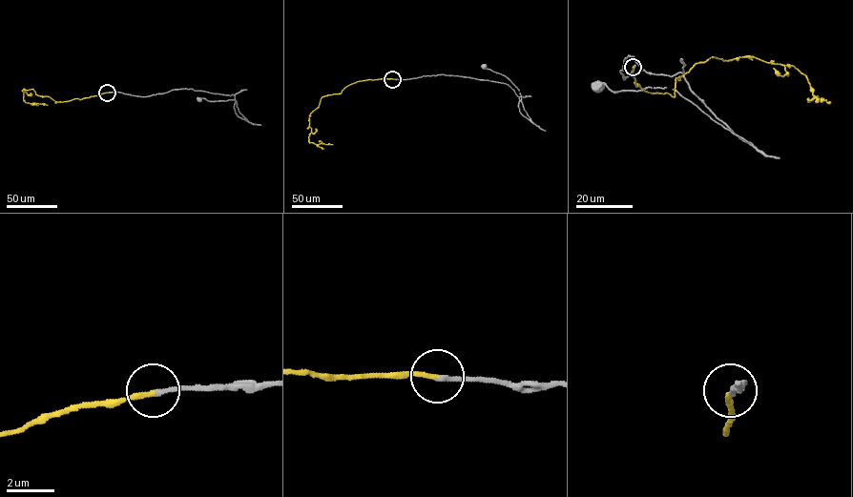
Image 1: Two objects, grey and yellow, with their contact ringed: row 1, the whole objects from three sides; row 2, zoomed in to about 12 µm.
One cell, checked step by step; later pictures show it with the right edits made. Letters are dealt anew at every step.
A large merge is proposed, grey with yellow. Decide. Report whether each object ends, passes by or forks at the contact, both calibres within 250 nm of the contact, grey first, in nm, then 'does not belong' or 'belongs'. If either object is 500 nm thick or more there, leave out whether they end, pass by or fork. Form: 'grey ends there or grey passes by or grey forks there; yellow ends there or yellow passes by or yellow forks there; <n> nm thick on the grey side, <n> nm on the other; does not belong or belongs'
grey ends there; yellow ends there; 200 nm thick on the grey side, 200 nm on the other; belongs

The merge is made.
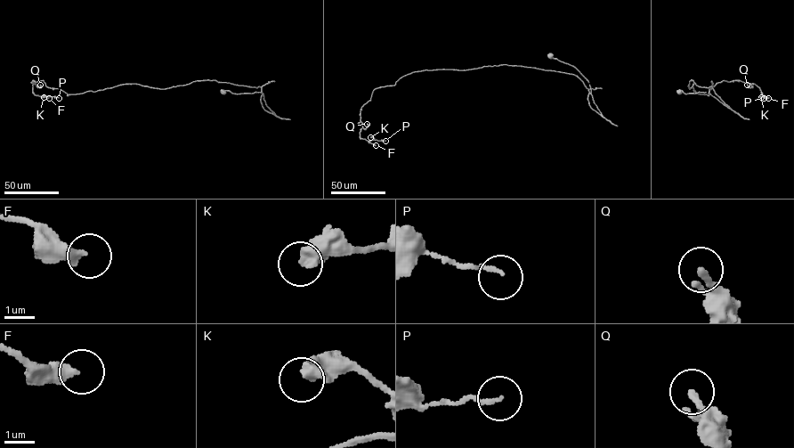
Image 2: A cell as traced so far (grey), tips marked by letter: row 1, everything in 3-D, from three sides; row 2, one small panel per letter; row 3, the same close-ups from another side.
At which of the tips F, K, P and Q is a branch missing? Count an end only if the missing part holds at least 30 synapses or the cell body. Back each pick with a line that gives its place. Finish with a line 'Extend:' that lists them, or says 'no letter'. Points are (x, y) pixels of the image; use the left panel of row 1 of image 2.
Extend: no letter

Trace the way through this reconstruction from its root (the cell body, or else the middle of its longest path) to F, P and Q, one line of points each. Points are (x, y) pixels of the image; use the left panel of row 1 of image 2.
F: (222, 91), (262, 92), (275, 114), (260, 86), (215, 80), (68, 95), (33, 80), (33, 93), (49, 98)
P: (222, 91), (262, 92), (275, 114), (259, 86), (130, 84), (68, 95), (33, 80), (35, 94), (59, 98)
Q: (222, 91), (262, 92), (275, 114), (263, 108), (260, 86), (215, 80), (68, 95), (33, 80), (40, 85)

